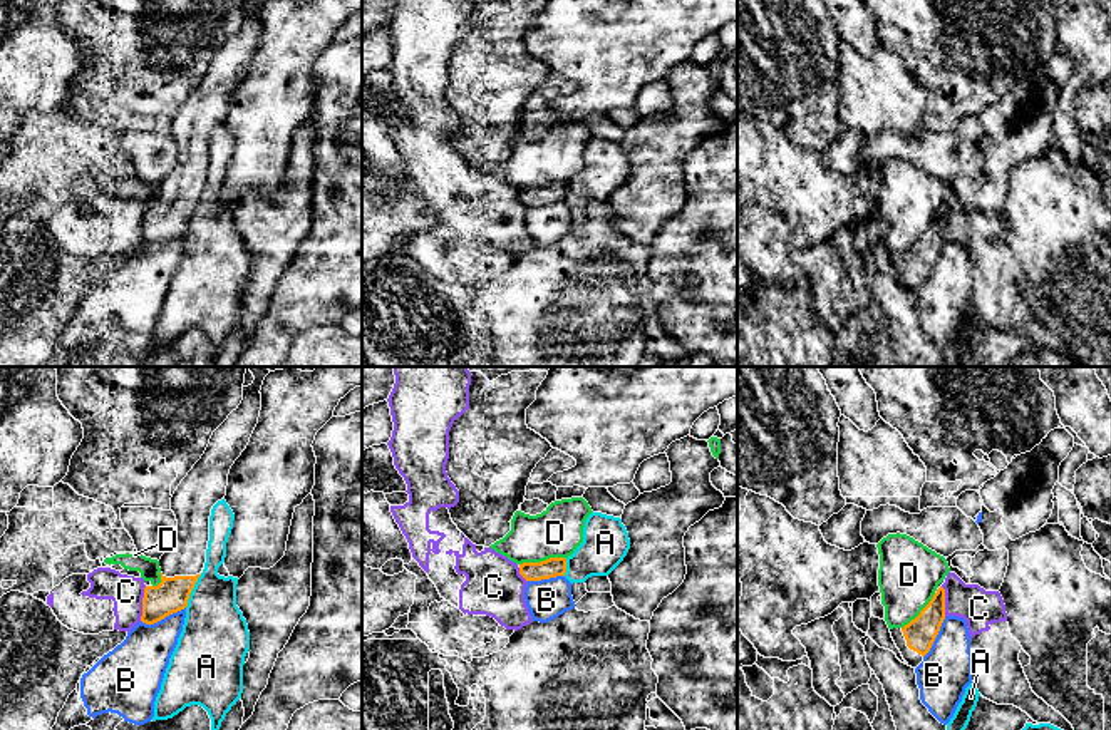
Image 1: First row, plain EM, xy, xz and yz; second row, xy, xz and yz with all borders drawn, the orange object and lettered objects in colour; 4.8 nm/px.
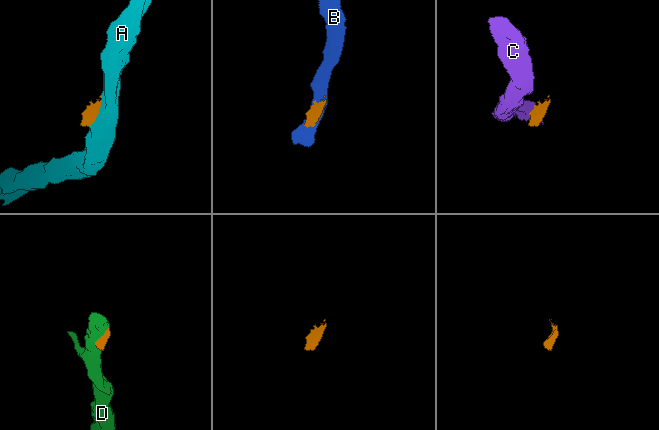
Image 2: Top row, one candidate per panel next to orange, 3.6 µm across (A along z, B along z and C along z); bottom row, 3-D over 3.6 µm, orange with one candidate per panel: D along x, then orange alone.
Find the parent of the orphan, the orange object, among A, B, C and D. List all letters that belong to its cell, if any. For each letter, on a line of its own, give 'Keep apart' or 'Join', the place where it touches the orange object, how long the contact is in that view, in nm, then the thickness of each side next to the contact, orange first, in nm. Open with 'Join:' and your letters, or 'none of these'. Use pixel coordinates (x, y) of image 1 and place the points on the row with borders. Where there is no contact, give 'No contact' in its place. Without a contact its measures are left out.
Join: none of these
A: Keep apart. Touches orange at xy (191, 590). Shared border 180 nm. Thickness 170 nm (orange) against 320 nm
B: Keep apart. Touches orange at xy (163, 618). Shared border 220 nm. Thickness 170 nm (orange) against 260 nm
C: Keep apart. Touches orange at xy (143, 603). Shared border 170 nm. Thickness 170 nm (orange) against 160 nm
D: Keep apart. Touches orange at xz (542, 561). Shared border 220 nm. Thickness 100 nm (orange) against 240 nm

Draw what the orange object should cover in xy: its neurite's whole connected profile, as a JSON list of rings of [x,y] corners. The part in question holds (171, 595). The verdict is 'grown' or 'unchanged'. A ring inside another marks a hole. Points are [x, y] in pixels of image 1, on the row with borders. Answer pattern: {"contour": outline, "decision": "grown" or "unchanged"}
{"contour": [[[266,367],[248,368],[255,380],[243,387],[241,404],[213,432],[204,454],[171,497],[178,539],[159,559],[161,583],[144,588],[141,621],[146,625],[184,609],[204,568],[211,509],[225,499],[230,469],[246,449],[258,424],[260,390],[270,373]]], "decision": "grown"}

